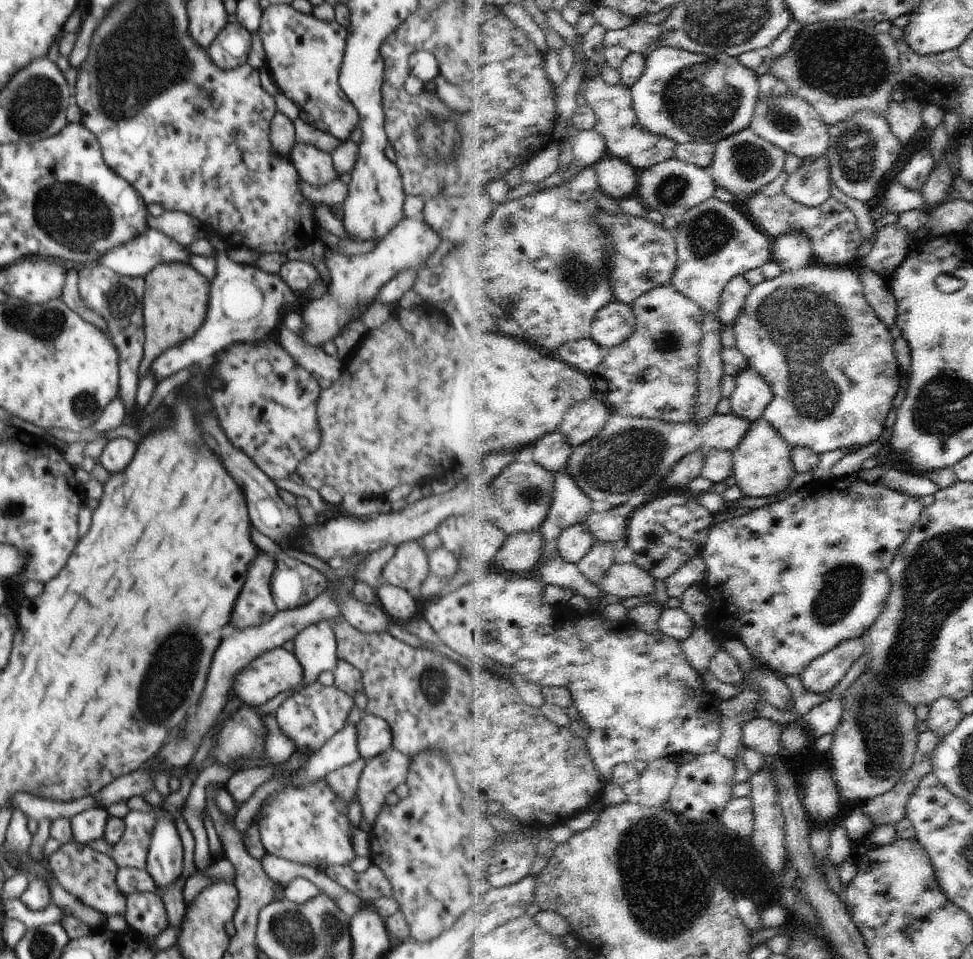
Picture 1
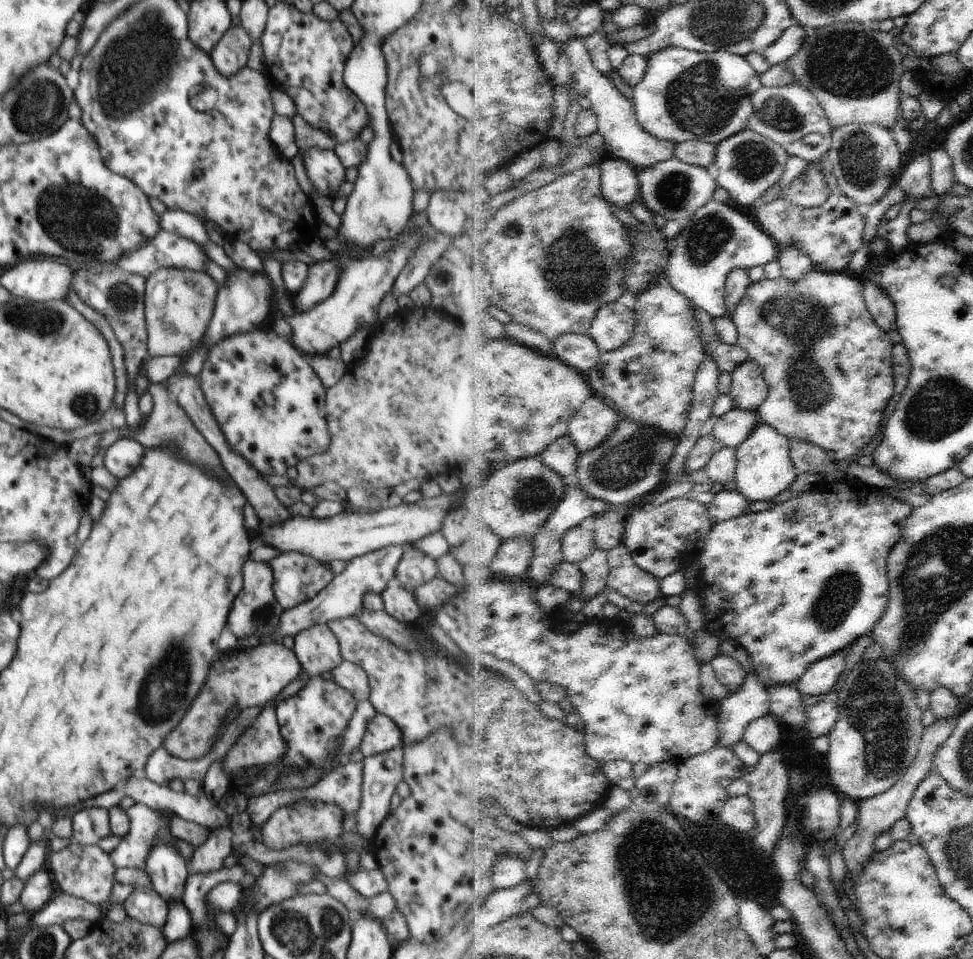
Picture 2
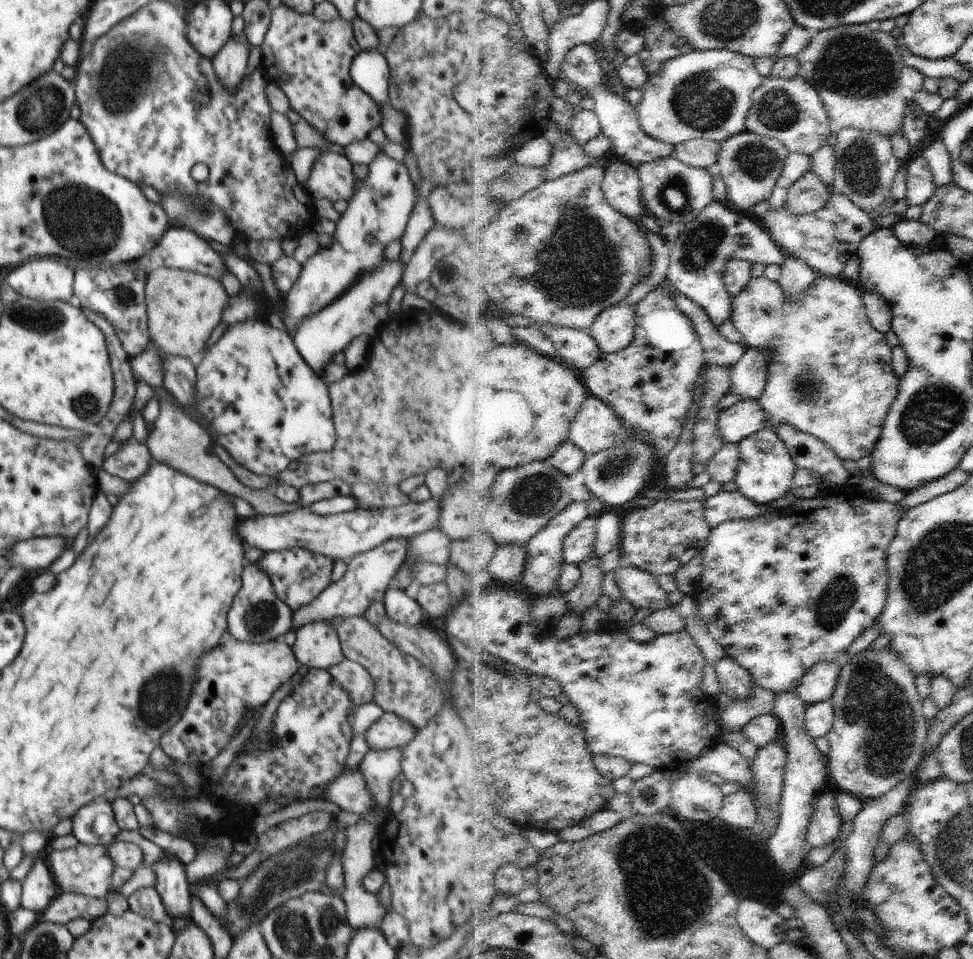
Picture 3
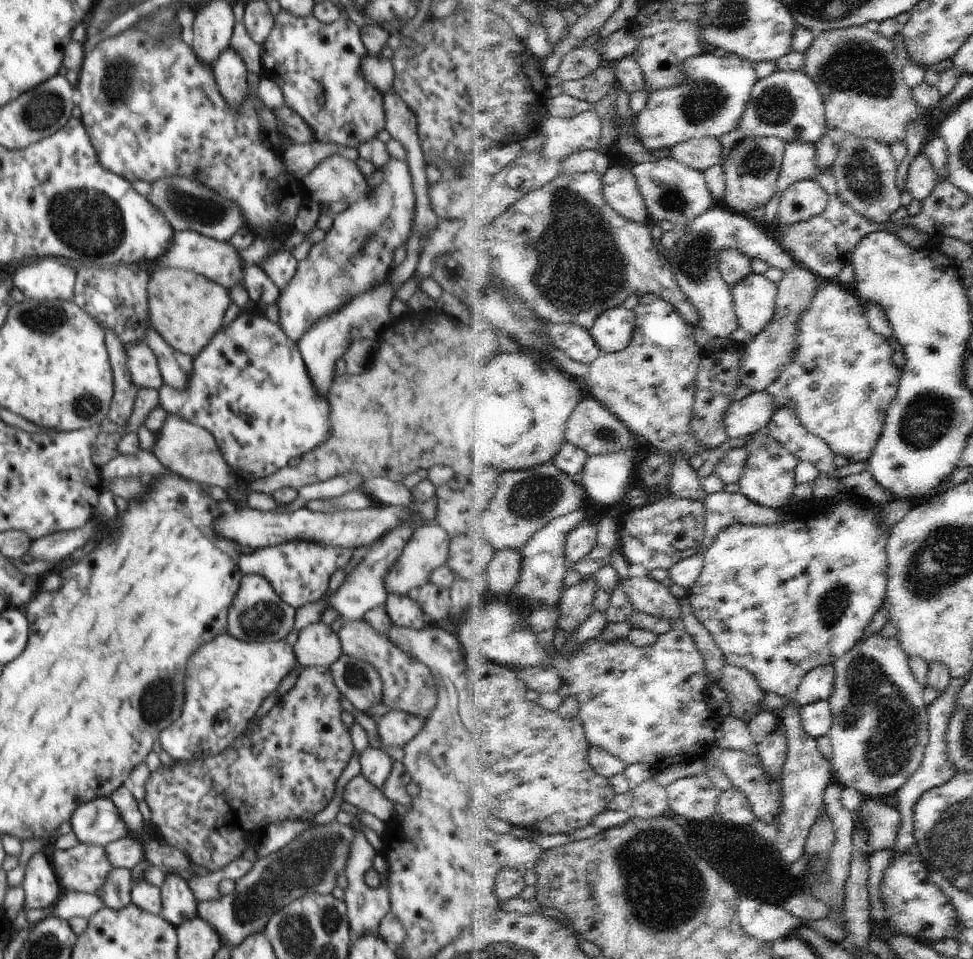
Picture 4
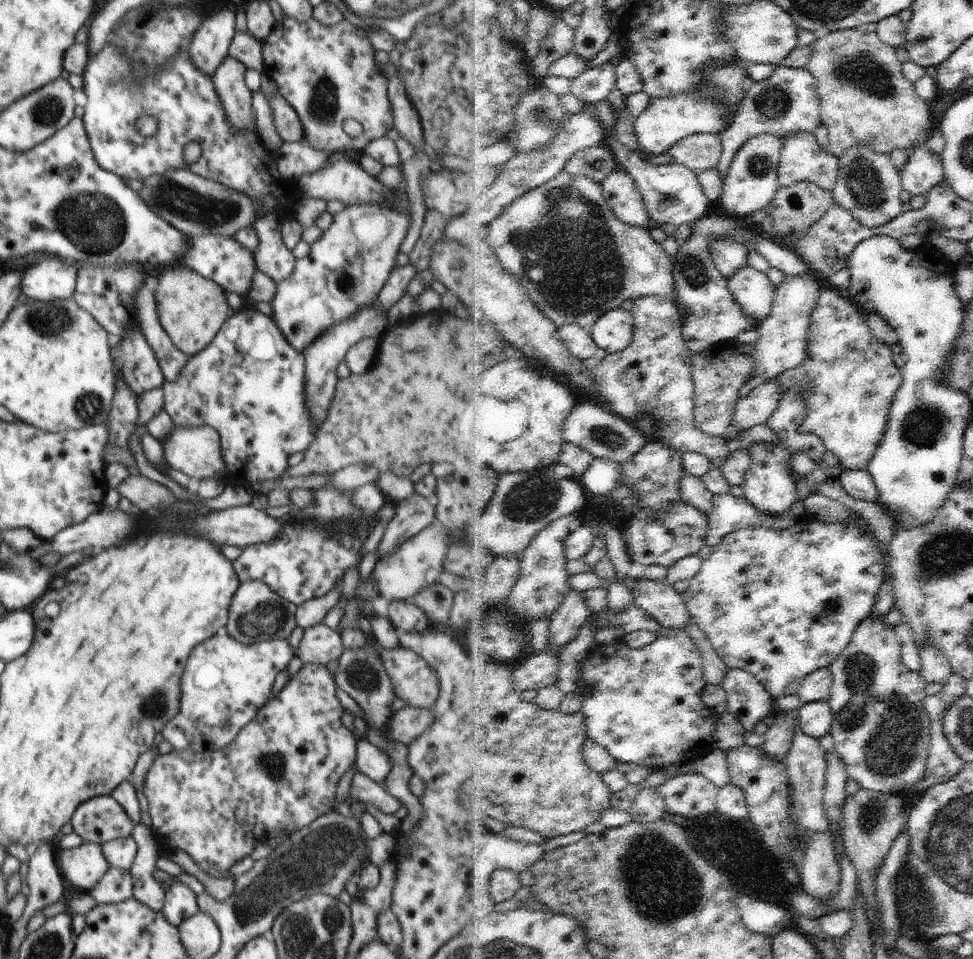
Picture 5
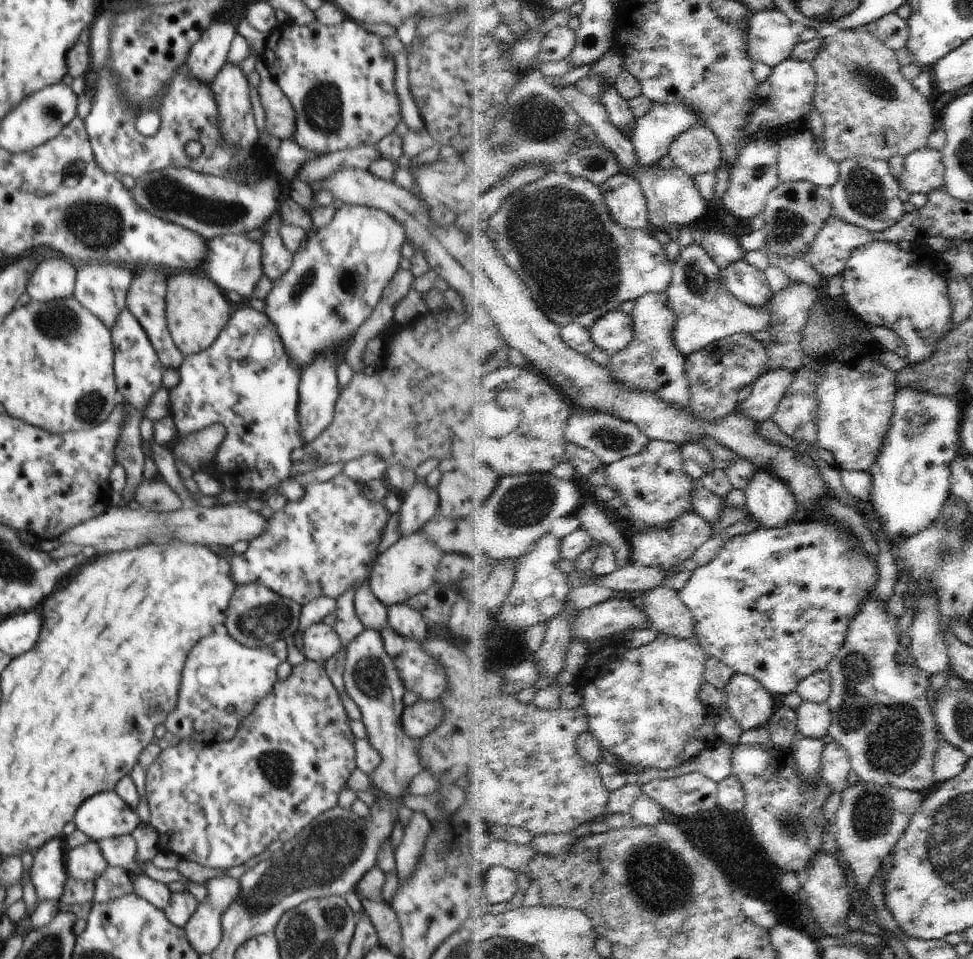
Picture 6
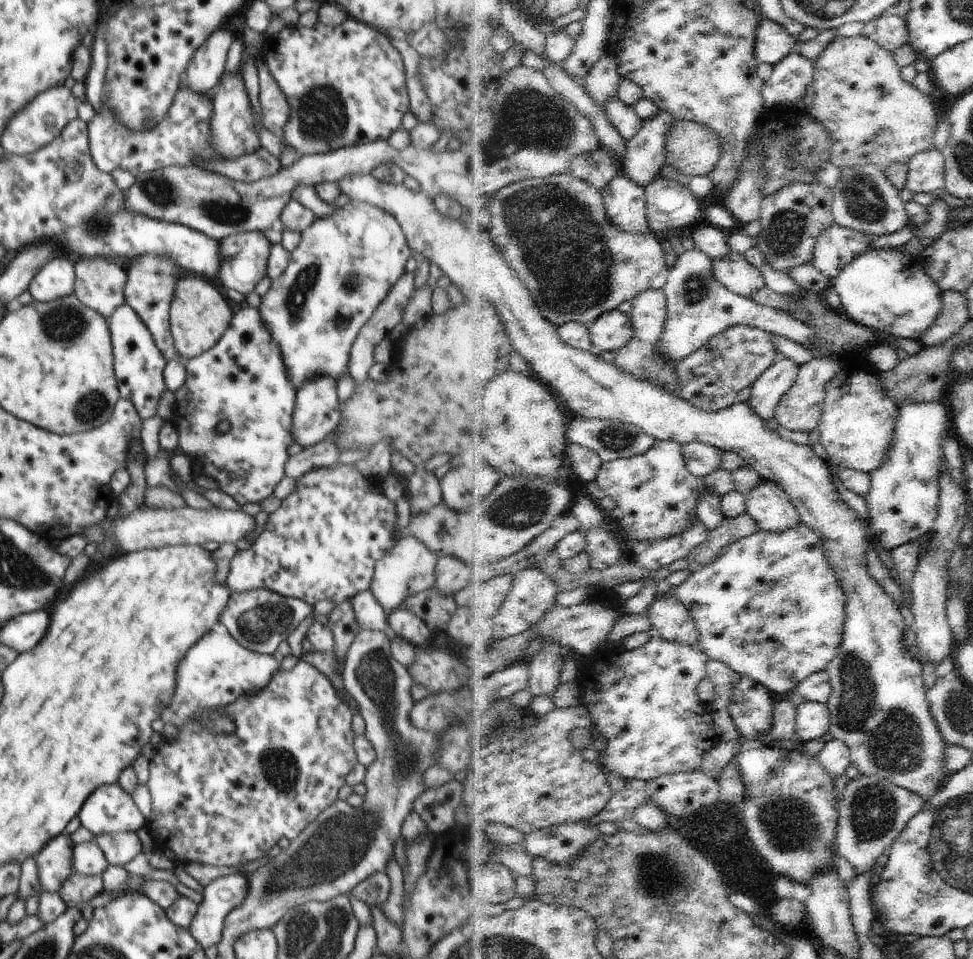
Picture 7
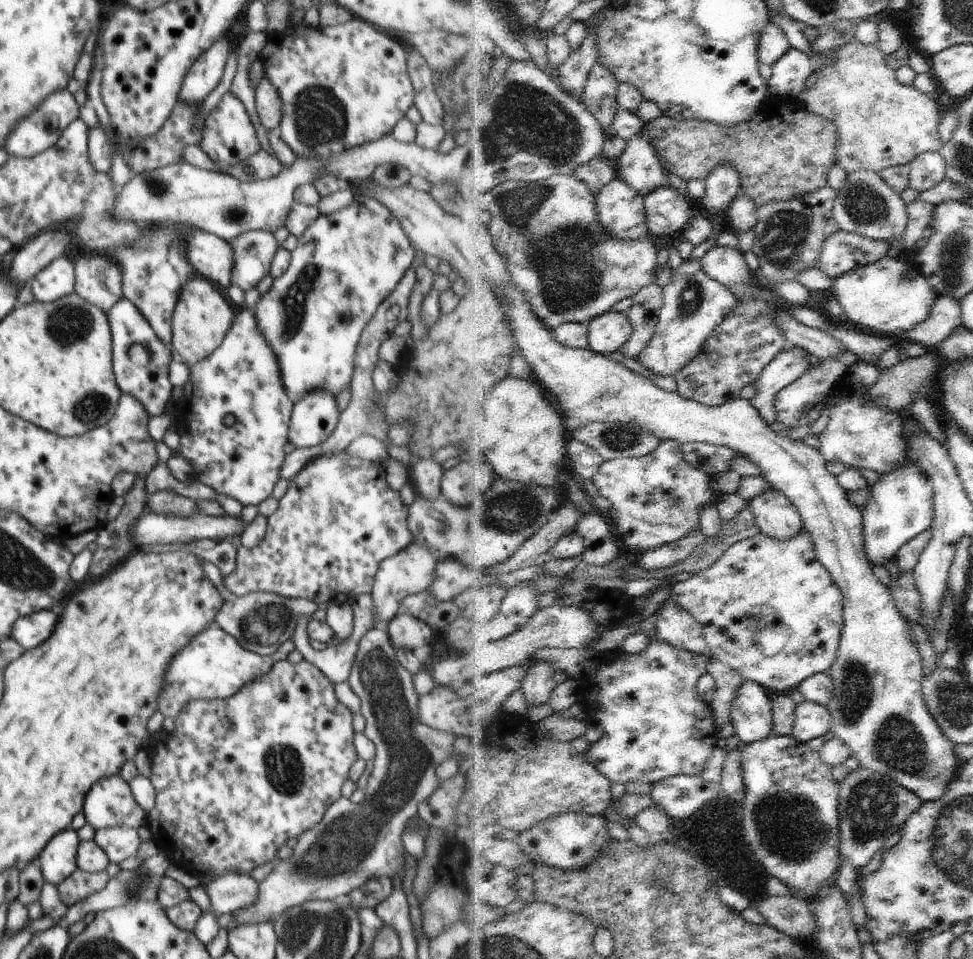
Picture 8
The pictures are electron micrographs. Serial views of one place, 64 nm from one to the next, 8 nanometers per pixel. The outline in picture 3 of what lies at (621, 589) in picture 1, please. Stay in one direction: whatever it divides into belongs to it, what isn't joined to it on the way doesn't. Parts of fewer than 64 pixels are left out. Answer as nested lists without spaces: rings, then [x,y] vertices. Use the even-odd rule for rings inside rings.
[[[624,567],[618,570],[618,584],[625,598],[638,609],[648,608],[653,613],[672,608],[670,592],[666,592],[654,573],[638,567]]]

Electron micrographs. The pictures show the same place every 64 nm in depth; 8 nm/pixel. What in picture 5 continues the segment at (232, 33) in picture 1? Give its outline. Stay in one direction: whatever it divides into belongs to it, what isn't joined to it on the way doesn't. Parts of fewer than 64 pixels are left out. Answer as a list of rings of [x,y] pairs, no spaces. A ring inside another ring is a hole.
[[[228,54],[211,78],[228,121],[240,132],[246,129],[256,131],[255,115],[251,106],[252,92],[245,82],[246,71],[238,60]]]

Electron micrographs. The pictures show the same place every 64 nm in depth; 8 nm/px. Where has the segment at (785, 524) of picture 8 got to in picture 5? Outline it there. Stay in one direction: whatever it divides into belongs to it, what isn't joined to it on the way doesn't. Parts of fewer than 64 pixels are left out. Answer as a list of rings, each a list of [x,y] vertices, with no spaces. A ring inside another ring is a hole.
[[[768,441],[753,444],[749,450],[753,458],[752,470],[744,484],[746,498],[764,514],[780,516],[788,512],[798,500],[798,480],[794,476],[793,452],[786,444]]]

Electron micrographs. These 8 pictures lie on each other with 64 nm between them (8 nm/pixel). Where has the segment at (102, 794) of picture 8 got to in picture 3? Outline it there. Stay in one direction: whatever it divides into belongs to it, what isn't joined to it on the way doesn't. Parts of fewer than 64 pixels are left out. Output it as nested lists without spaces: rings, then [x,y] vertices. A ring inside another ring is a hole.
[[[104,798],[85,804],[71,819],[71,833],[82,844],[108,847],[120,833],[112,804]]]

